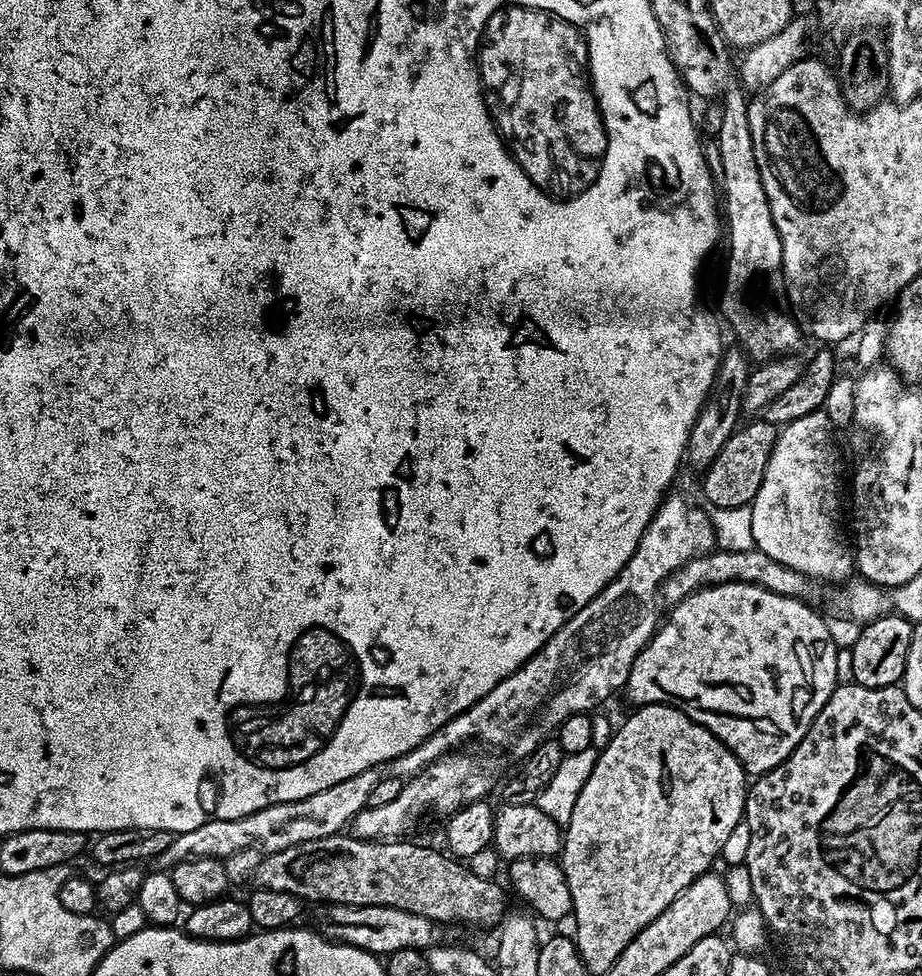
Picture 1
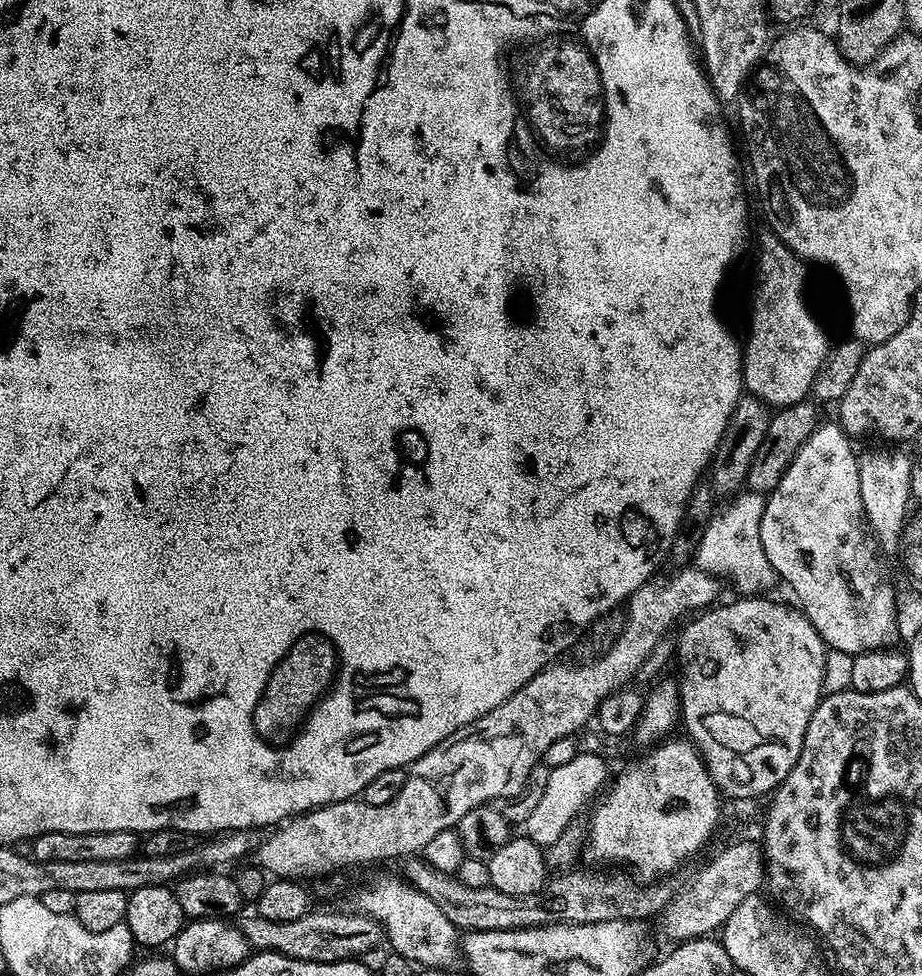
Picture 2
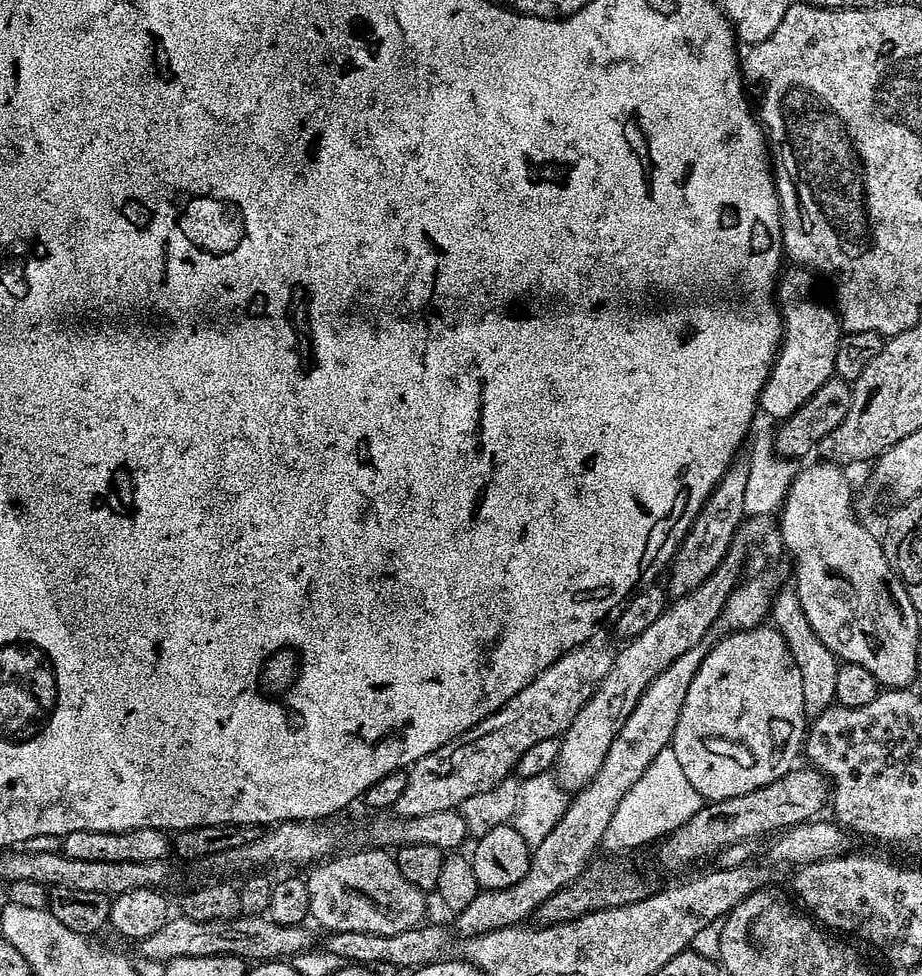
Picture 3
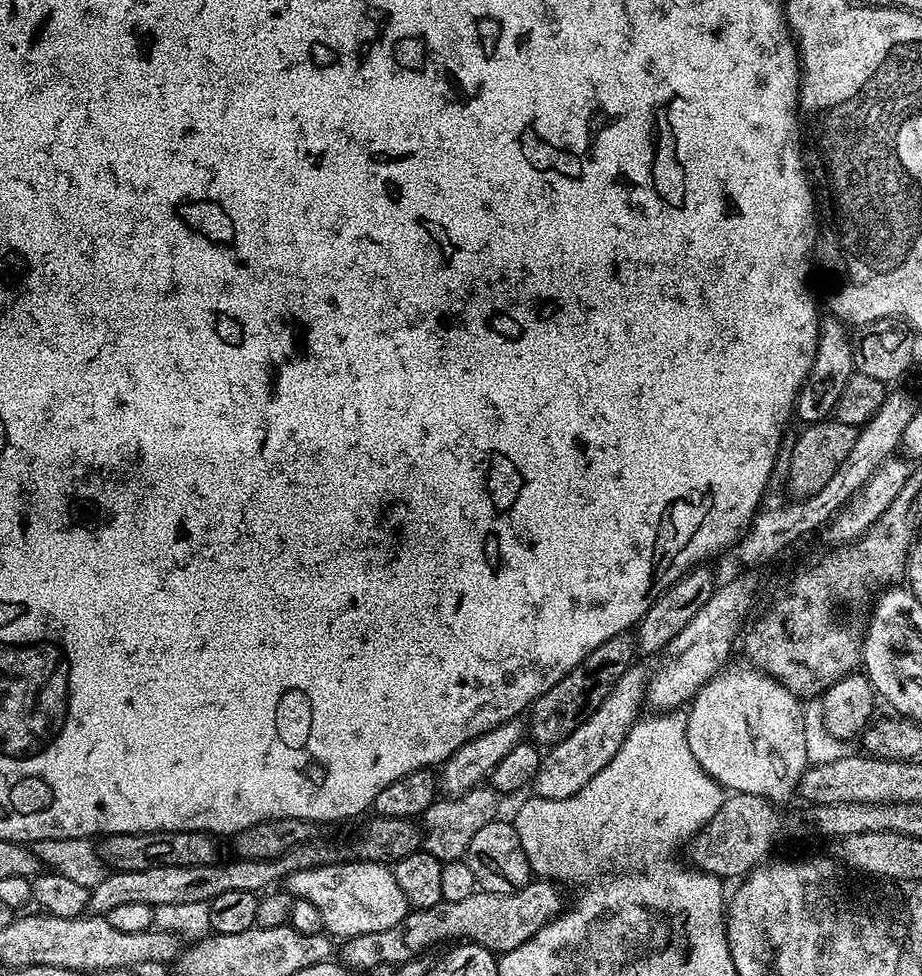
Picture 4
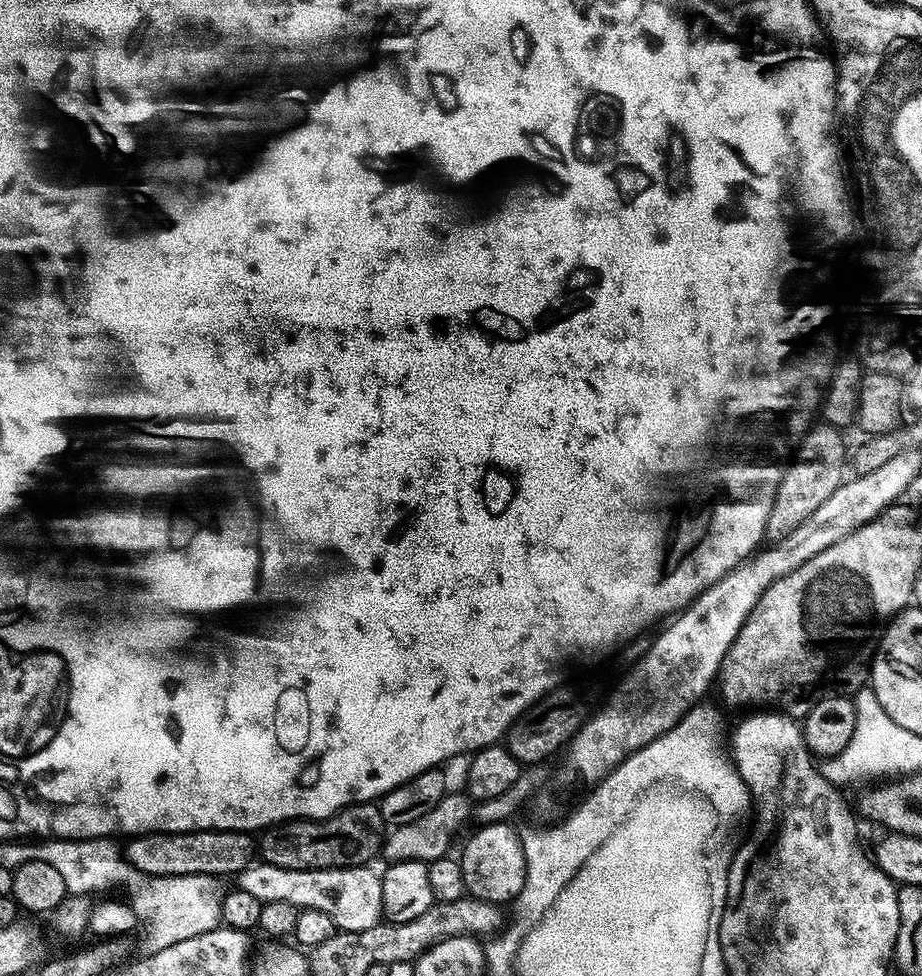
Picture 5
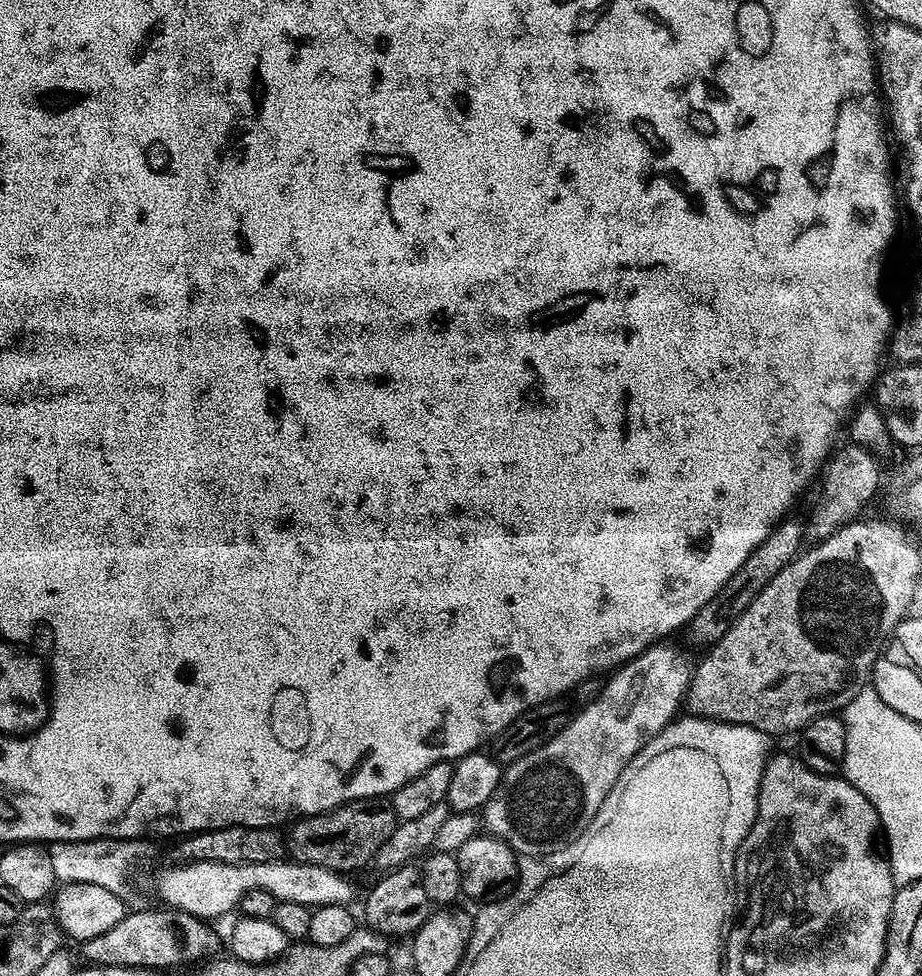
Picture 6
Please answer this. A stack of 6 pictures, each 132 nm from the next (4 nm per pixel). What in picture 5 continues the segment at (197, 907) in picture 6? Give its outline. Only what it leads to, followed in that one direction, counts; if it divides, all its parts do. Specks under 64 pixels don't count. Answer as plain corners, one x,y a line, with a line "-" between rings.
256,862
239,873
238,887
264,902
290,902
301,910
322,910
322,914
330,914
330,918
334,918
339,931
357,932
370,930
370,926
382,920
382,886
380,876
372,870
368,866
286,870
282,866

